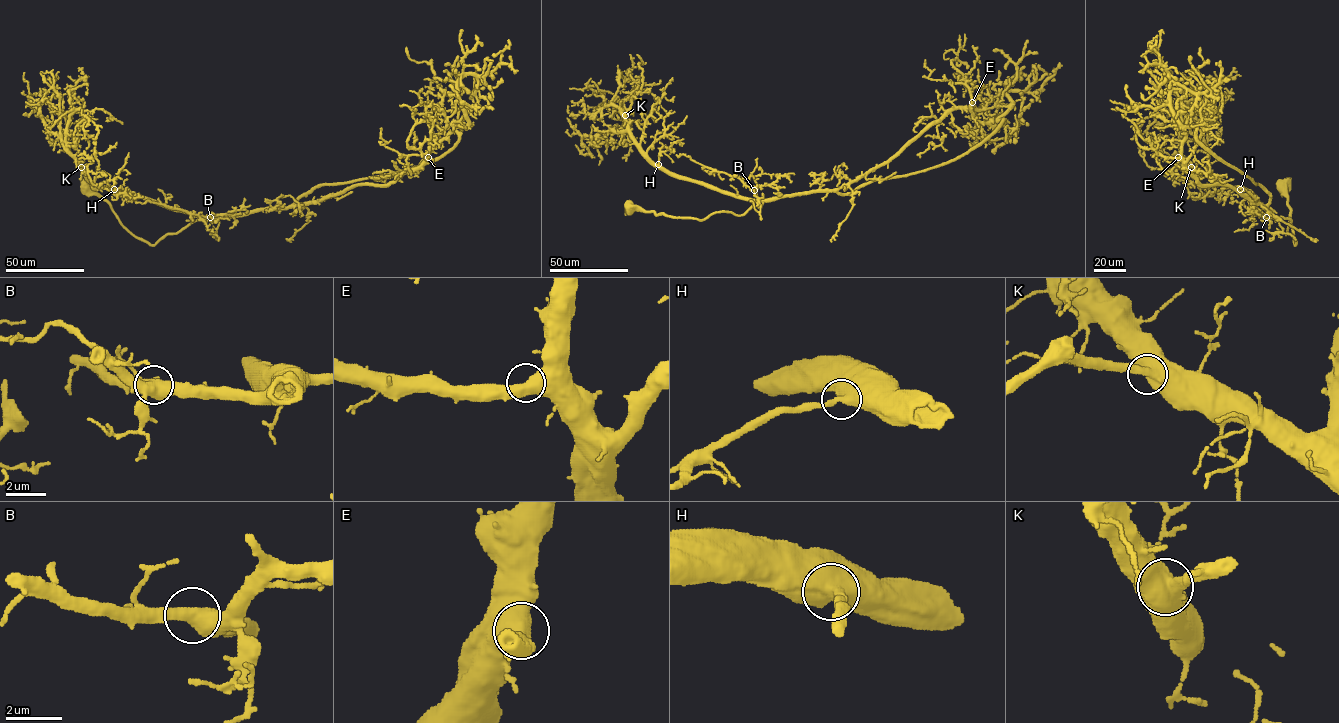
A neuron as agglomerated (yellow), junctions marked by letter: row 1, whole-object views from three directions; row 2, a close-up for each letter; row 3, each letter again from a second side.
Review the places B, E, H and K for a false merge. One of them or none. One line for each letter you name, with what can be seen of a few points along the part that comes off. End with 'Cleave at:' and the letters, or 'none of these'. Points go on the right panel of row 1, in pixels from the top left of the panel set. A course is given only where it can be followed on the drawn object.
Cleave at: none of these

